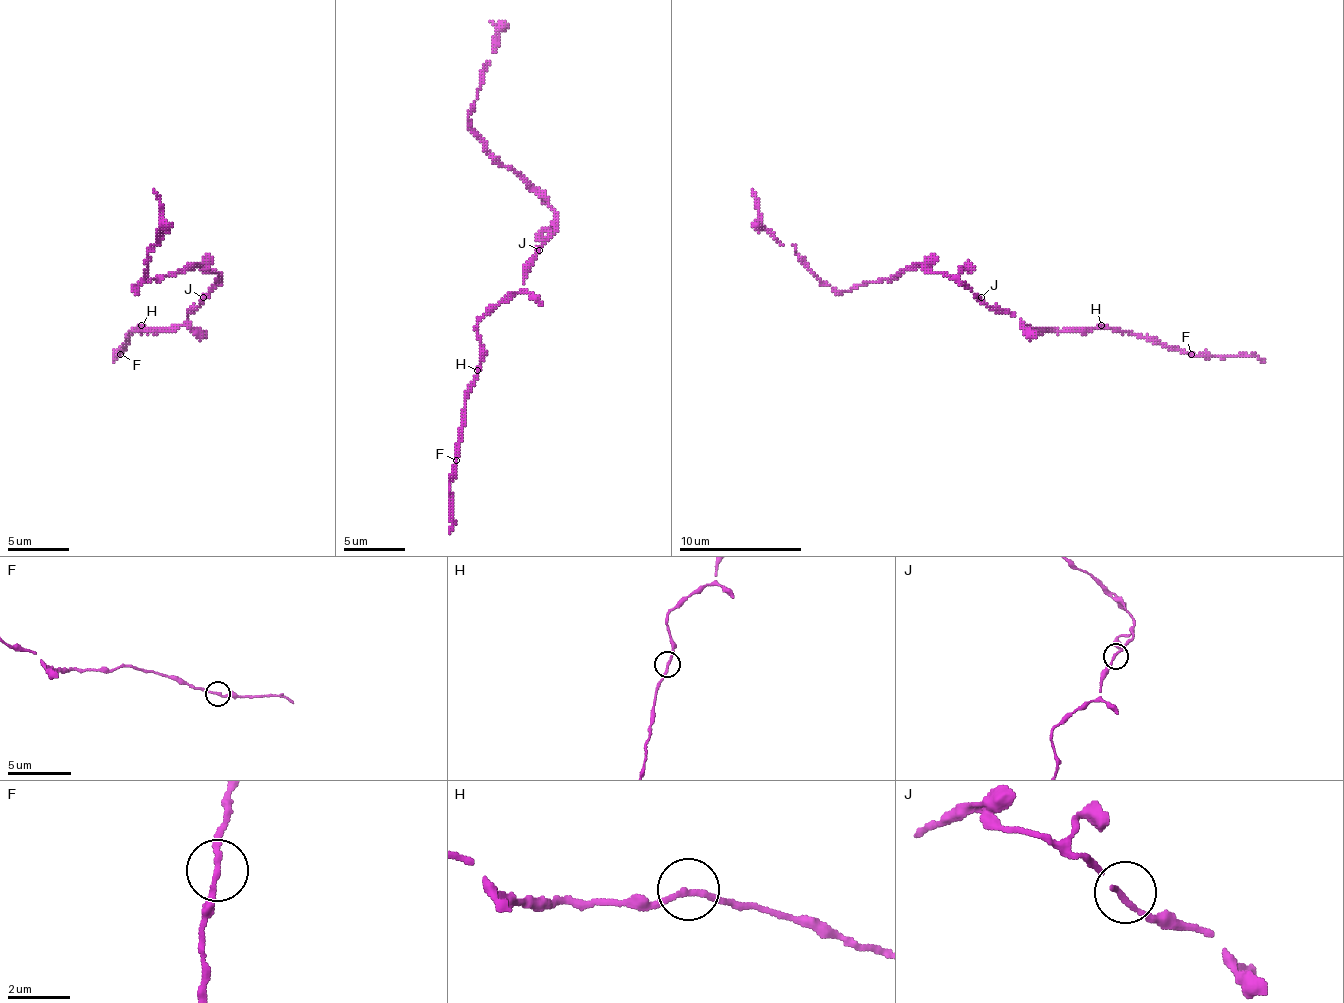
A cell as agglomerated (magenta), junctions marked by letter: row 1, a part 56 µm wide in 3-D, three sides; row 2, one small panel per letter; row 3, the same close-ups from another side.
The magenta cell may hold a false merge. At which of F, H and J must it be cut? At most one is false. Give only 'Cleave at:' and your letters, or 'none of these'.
Cleave at: none of these

